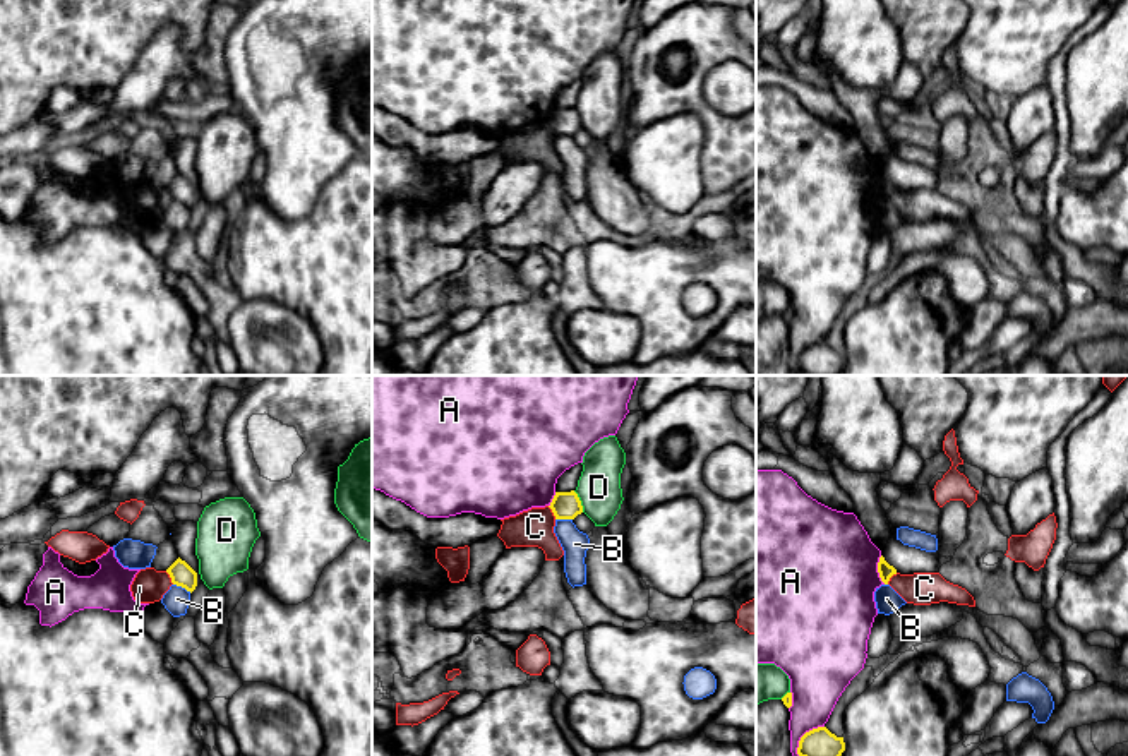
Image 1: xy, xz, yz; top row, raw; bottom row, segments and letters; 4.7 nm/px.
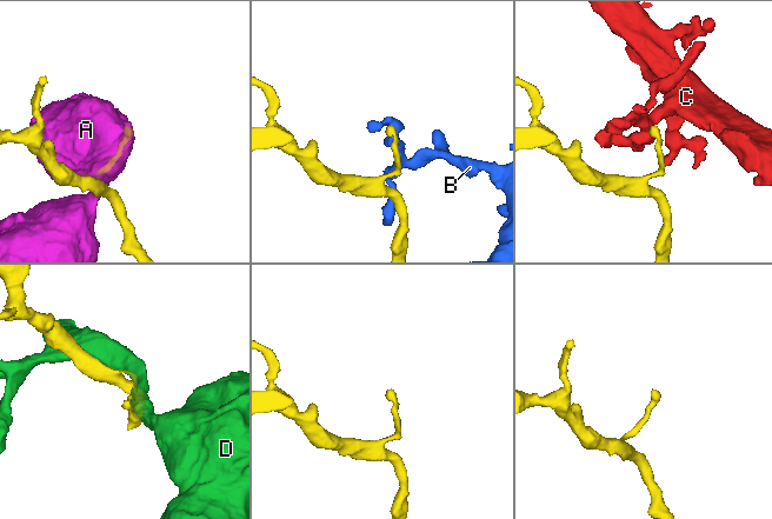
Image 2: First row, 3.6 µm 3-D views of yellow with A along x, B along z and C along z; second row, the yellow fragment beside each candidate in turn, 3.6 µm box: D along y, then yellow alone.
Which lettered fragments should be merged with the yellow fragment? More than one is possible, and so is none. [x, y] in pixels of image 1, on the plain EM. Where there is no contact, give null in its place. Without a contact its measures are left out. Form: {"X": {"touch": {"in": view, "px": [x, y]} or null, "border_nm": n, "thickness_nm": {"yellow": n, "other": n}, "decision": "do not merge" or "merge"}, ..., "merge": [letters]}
{"A": {"touch": {"in": "yz", "px": [878, 186]}, "border_nm": 140, "thickness_nm": {"yellow": 70, "other": 500}, "decision": "do not merge"}, "B": {"touch": {"in": "xy", "px": [182, 203]}, "border_nm": 100, "thickness_nm": {"yellow": 110, "other": 120}, "decision": "do not merge"}, "C": {"touch": {"in": "xy", "px": [170, 192]}, "border_nm": 80, "thickness_nm": {"yellow": 110, "other": 160}, "decision": "do not merge"}, "D": {"touch": {"in": "xz", "px": [580, 117]}, "border_nm": 120, "thickness_nm": {"yellow": 130, "other": 200}, "decision": "do not merge"}, "merge": []}

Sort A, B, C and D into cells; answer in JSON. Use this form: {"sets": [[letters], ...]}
{"sets": [["A"], ["B"], ["C"], ["D"]]}

